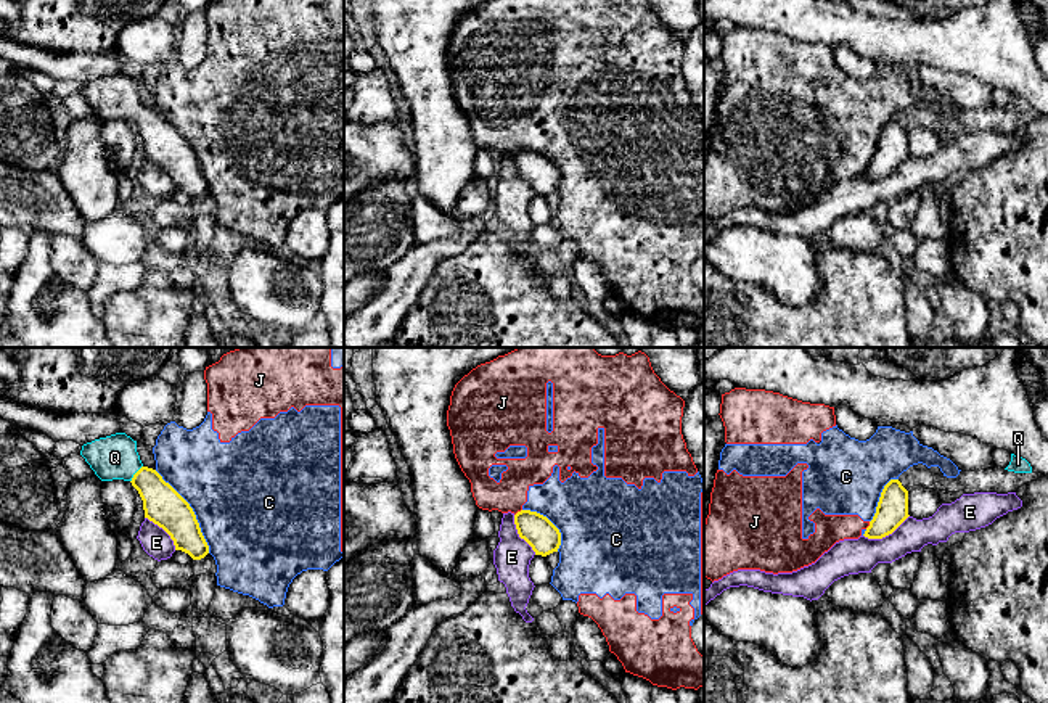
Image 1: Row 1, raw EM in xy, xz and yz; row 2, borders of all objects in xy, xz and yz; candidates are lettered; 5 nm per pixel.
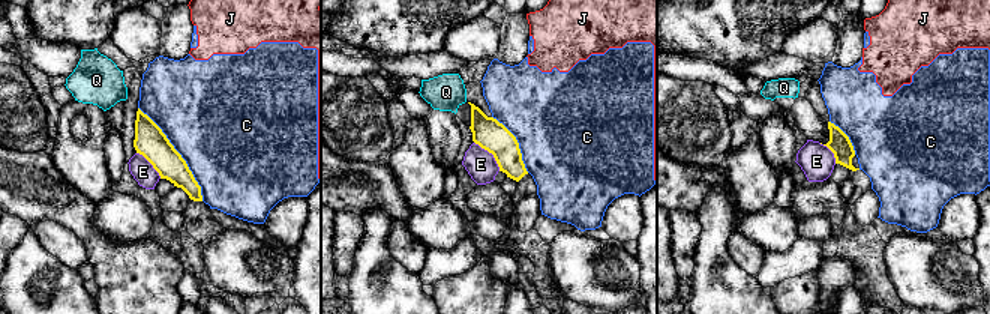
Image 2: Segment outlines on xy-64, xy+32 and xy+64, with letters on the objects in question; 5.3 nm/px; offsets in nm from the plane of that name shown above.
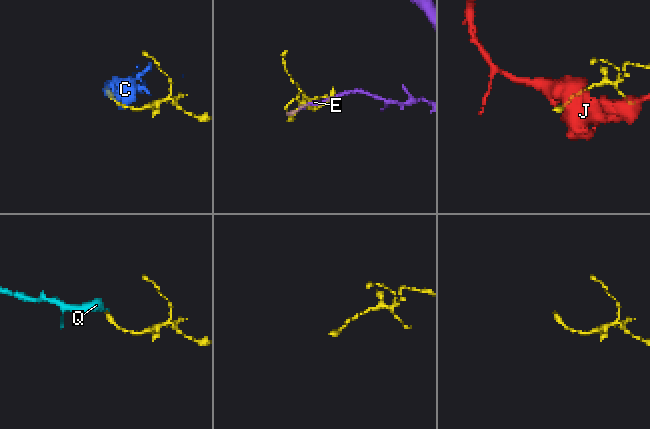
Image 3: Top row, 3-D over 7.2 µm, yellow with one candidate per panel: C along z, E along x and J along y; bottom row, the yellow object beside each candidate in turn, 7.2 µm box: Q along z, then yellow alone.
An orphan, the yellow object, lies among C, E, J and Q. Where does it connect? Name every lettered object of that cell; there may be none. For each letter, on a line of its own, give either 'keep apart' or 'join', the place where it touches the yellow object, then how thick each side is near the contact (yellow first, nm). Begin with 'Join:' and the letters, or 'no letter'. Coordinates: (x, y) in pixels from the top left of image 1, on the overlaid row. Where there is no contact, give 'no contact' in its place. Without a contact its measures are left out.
Join: Q
C: keep apart | xy (193, 512) | 200/500 nm
E: keep apart | yz (886, 534) | 160/180 nm
J: keep apart | xz (518, 512) | 160/170 nm
Q: join | xy (135, 473) | 200/220 nm

